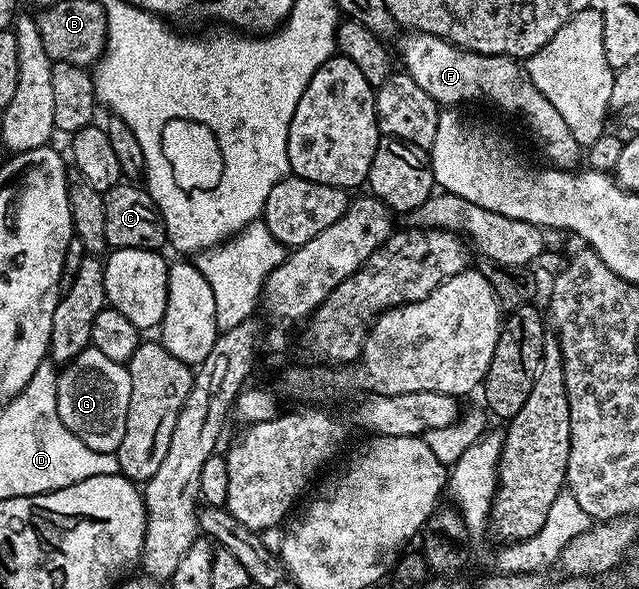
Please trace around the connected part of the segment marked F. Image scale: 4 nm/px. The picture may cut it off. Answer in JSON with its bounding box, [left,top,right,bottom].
[398,30,582,170]

